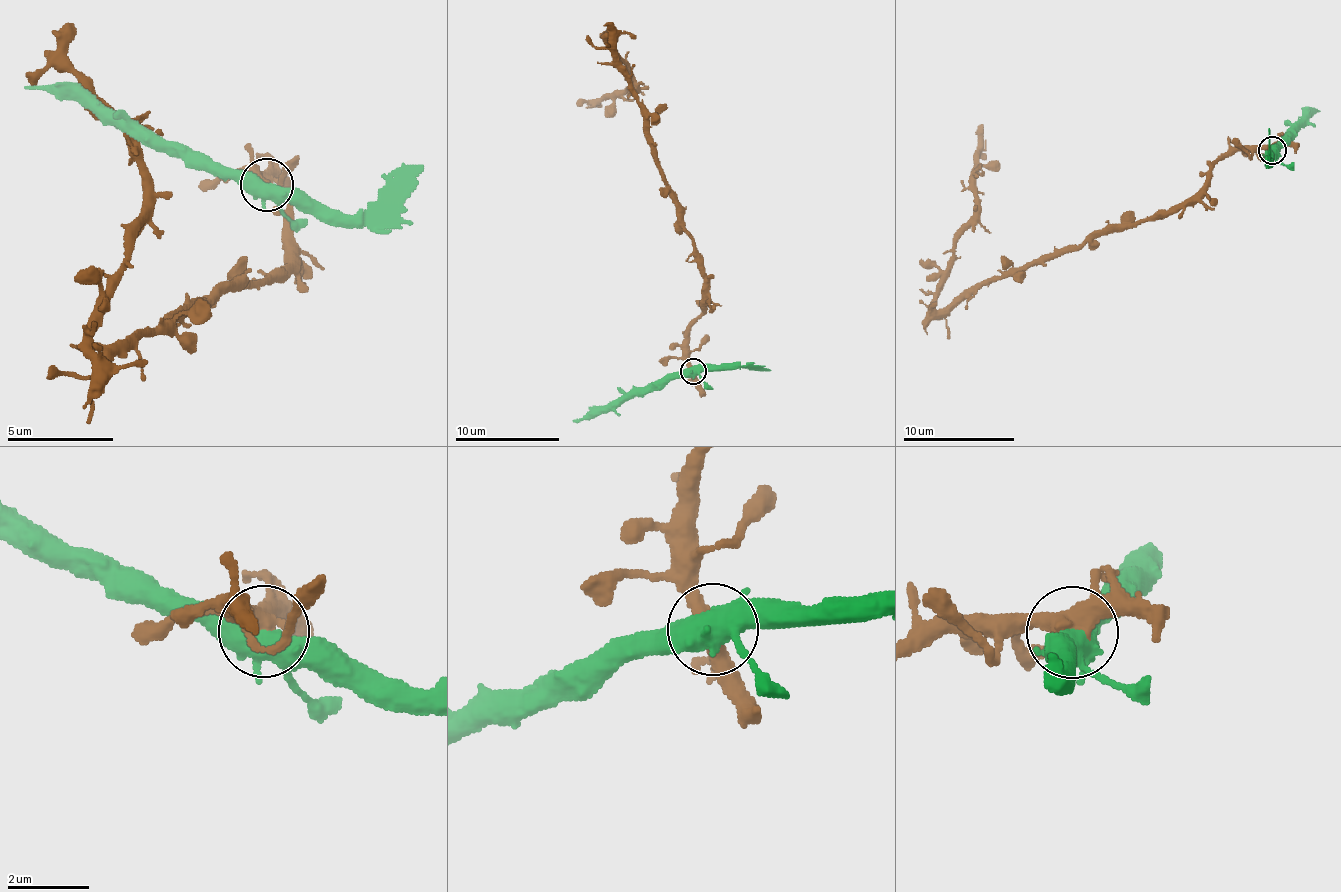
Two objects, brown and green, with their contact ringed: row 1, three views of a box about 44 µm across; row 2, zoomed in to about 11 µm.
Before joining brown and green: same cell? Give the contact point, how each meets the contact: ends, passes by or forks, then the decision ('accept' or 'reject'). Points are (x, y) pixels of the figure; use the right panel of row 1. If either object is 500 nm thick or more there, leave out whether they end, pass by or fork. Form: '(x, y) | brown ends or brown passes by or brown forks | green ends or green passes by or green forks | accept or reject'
(1272, 150) | brown forks | green forks | reject

